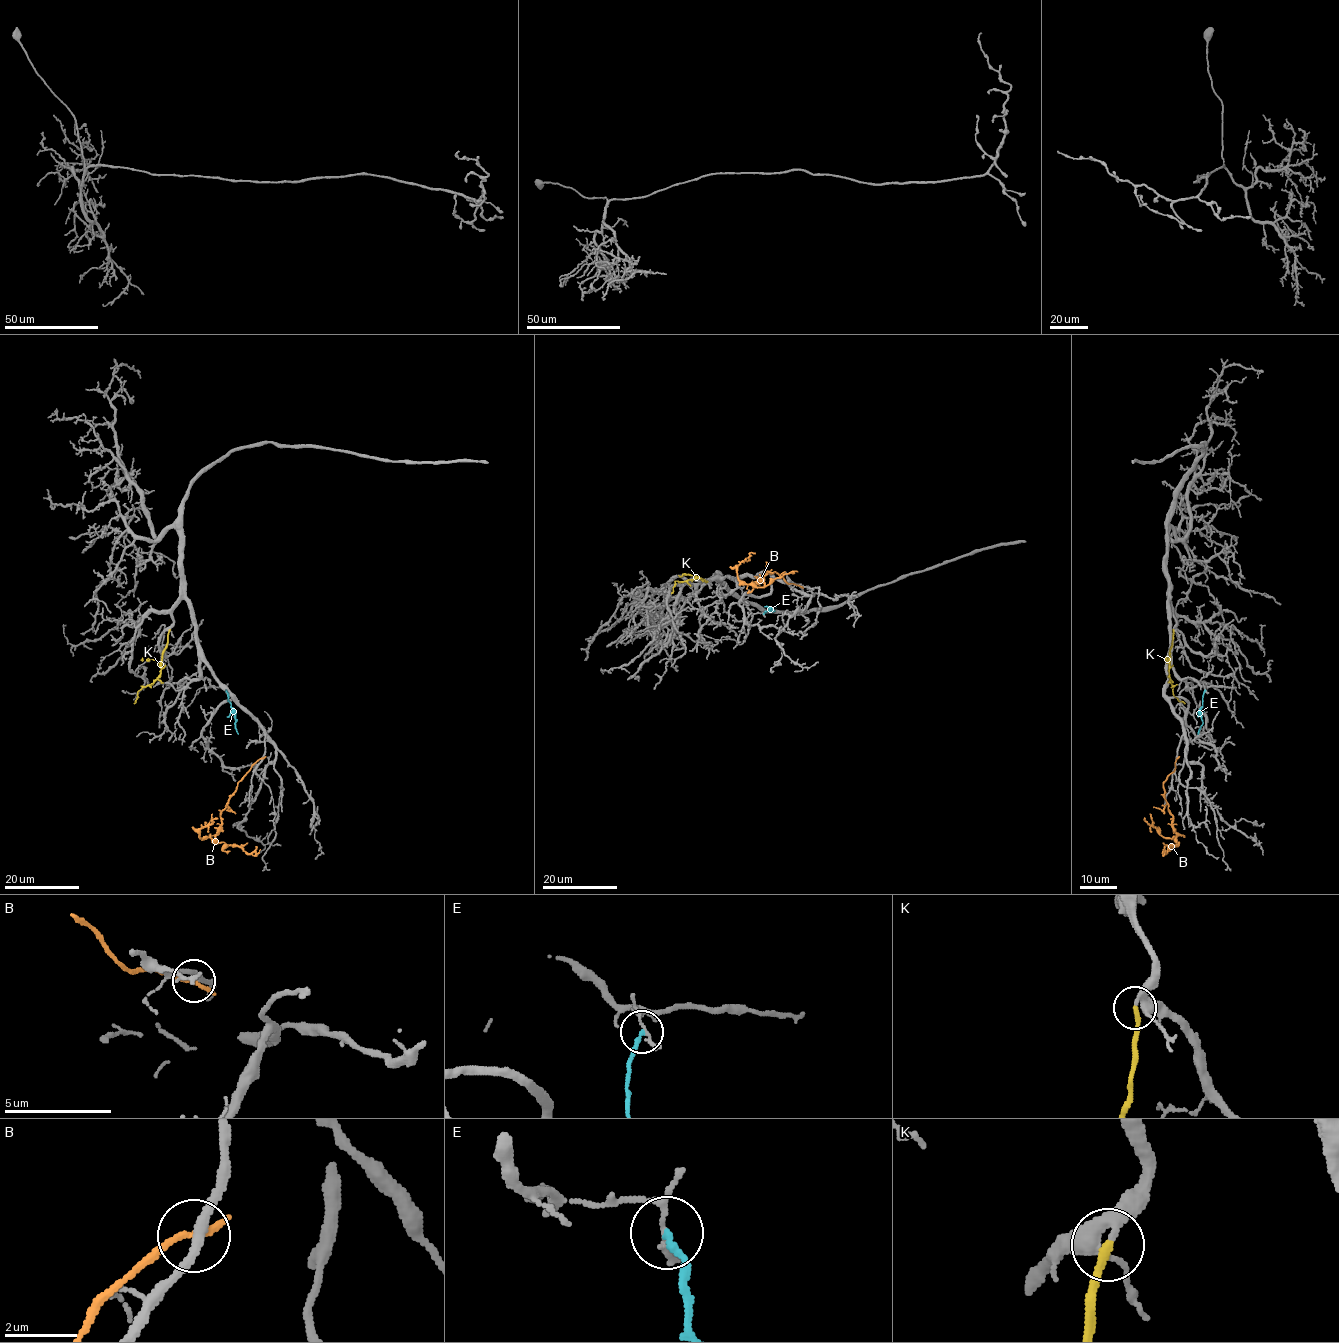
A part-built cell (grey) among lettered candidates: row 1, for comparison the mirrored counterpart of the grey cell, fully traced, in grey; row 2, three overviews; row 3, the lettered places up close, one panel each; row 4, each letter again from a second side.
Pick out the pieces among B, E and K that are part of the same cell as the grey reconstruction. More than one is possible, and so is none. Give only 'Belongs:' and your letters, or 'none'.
Belongs: K

